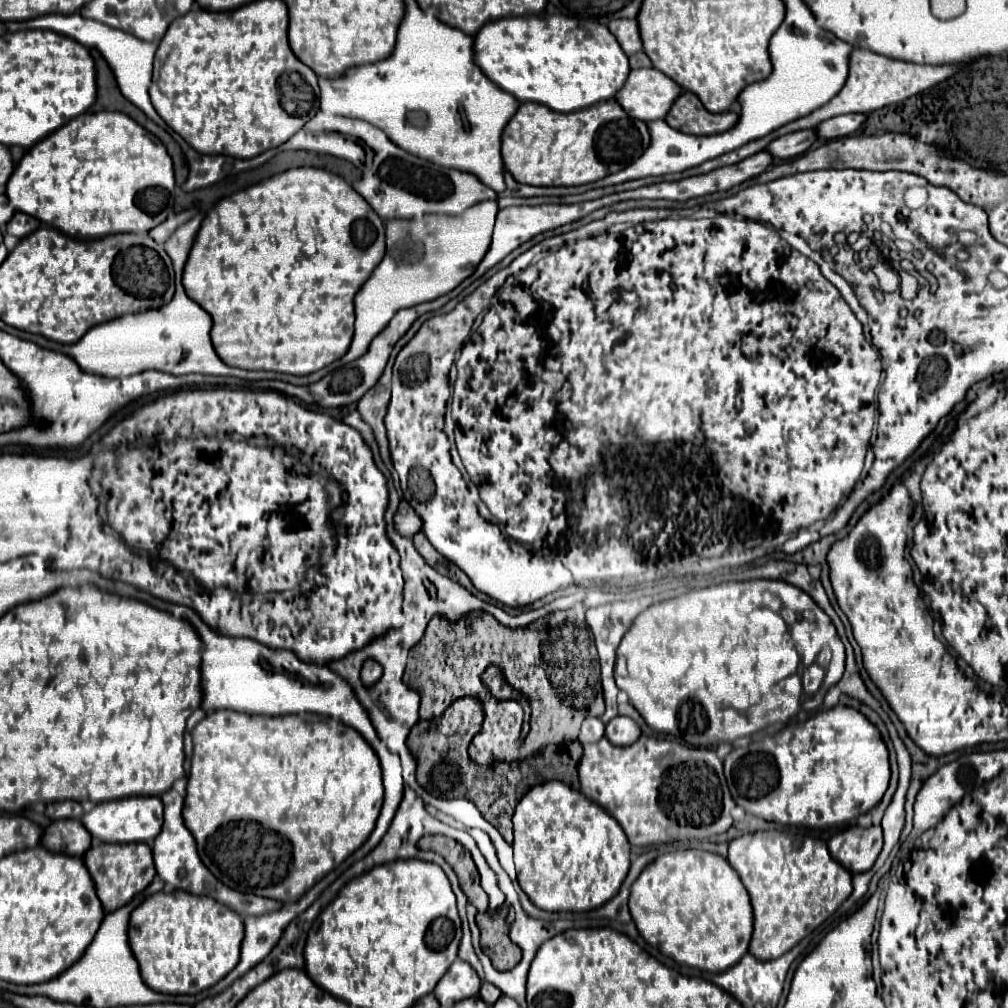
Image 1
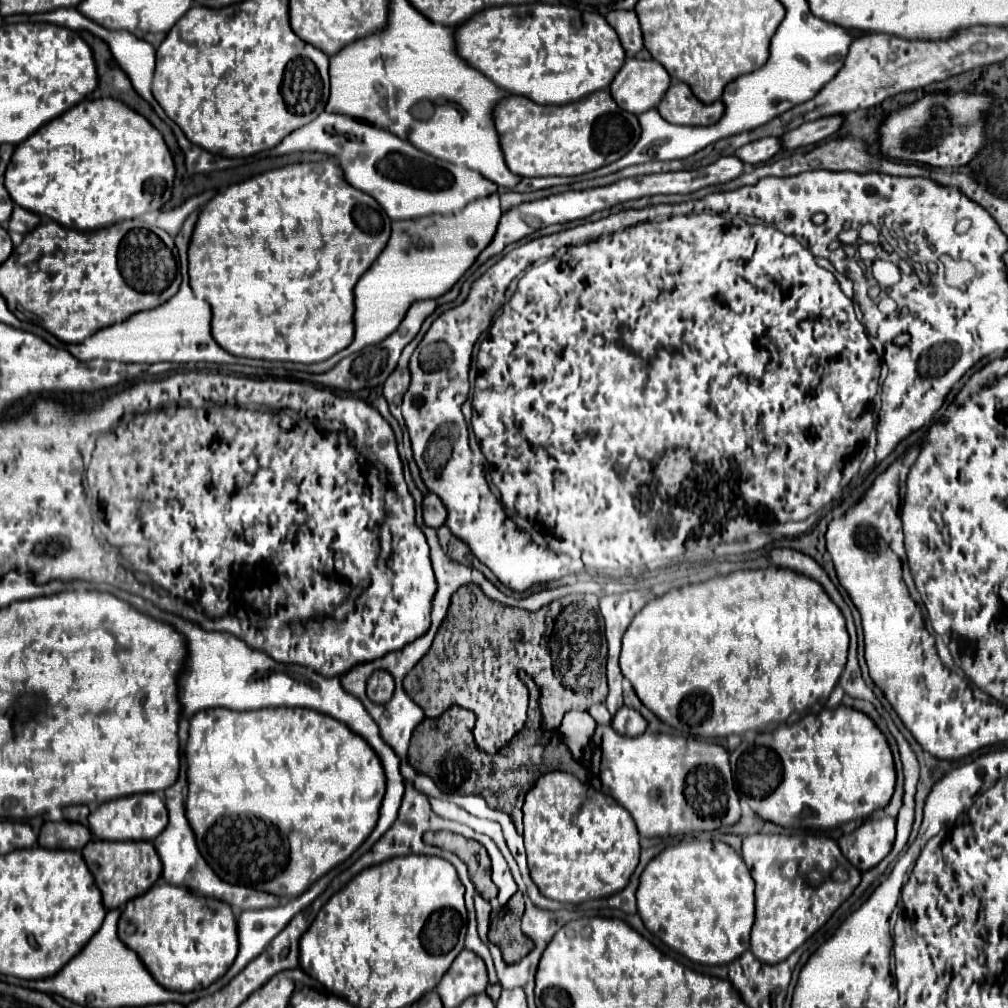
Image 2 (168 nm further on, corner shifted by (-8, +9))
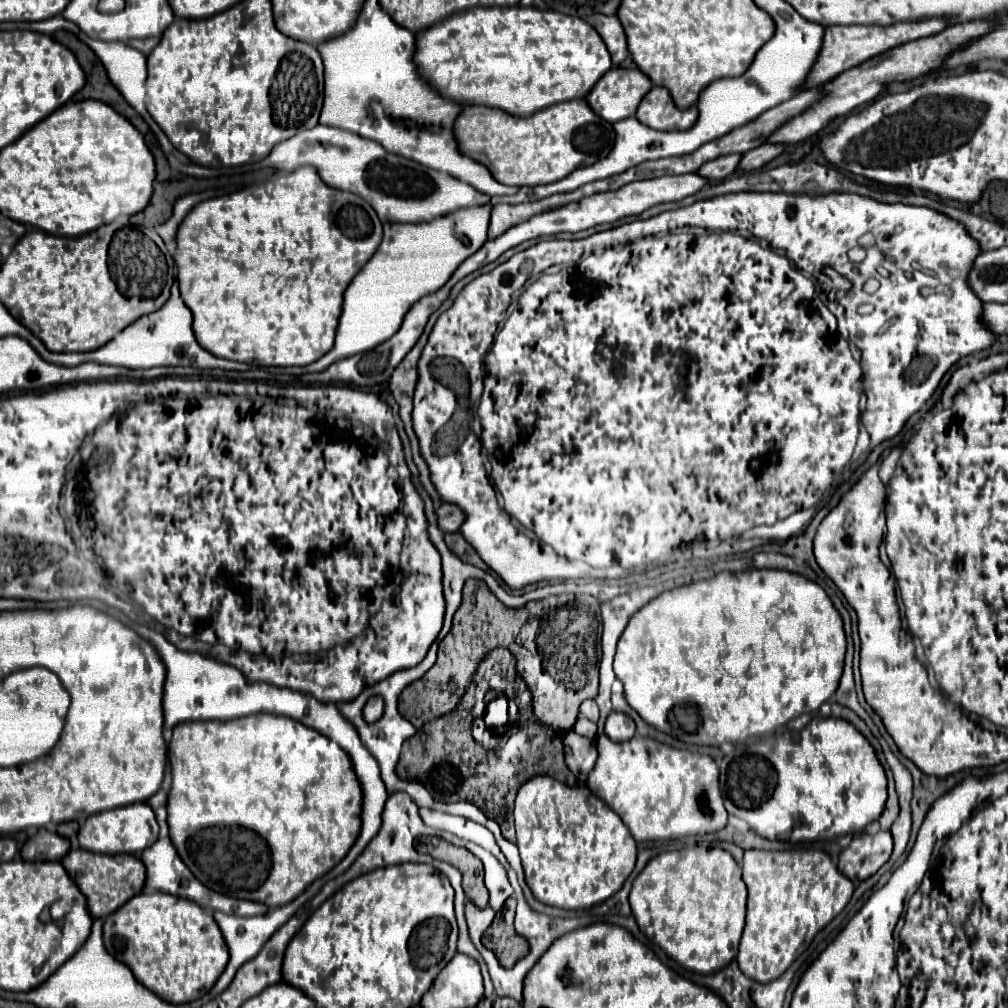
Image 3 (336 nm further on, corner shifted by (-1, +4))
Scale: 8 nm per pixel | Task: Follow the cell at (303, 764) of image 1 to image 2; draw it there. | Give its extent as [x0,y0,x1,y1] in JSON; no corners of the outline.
[187,708,387,896]

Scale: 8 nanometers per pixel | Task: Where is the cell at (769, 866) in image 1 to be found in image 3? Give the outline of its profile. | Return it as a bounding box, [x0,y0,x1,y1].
[738,851,854,983]

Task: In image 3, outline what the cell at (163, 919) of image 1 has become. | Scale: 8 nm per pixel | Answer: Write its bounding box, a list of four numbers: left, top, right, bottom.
[104,893,228,1003]

